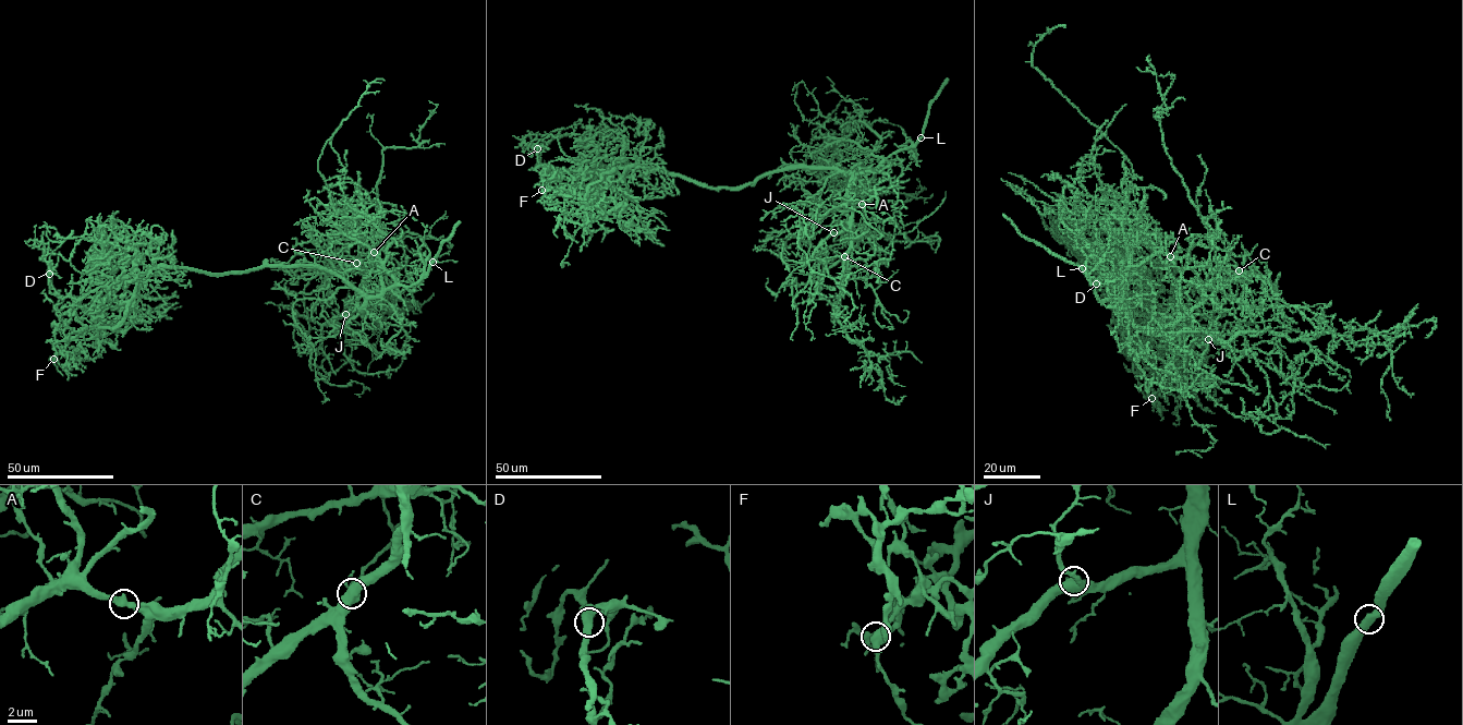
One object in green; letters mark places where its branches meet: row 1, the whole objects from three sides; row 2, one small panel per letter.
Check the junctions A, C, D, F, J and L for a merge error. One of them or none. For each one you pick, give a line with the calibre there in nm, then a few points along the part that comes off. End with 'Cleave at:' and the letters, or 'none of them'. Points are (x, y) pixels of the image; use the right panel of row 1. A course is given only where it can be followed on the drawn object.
Cleave at: none of them

